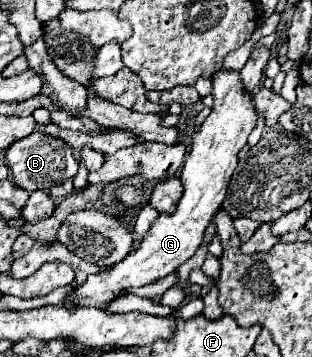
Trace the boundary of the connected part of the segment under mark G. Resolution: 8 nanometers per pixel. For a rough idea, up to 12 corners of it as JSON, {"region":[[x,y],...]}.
{"region":[[239,72],[213,76],[183,196],[137,250],[75,286],[103,308],[195,254],[257,122]]}

